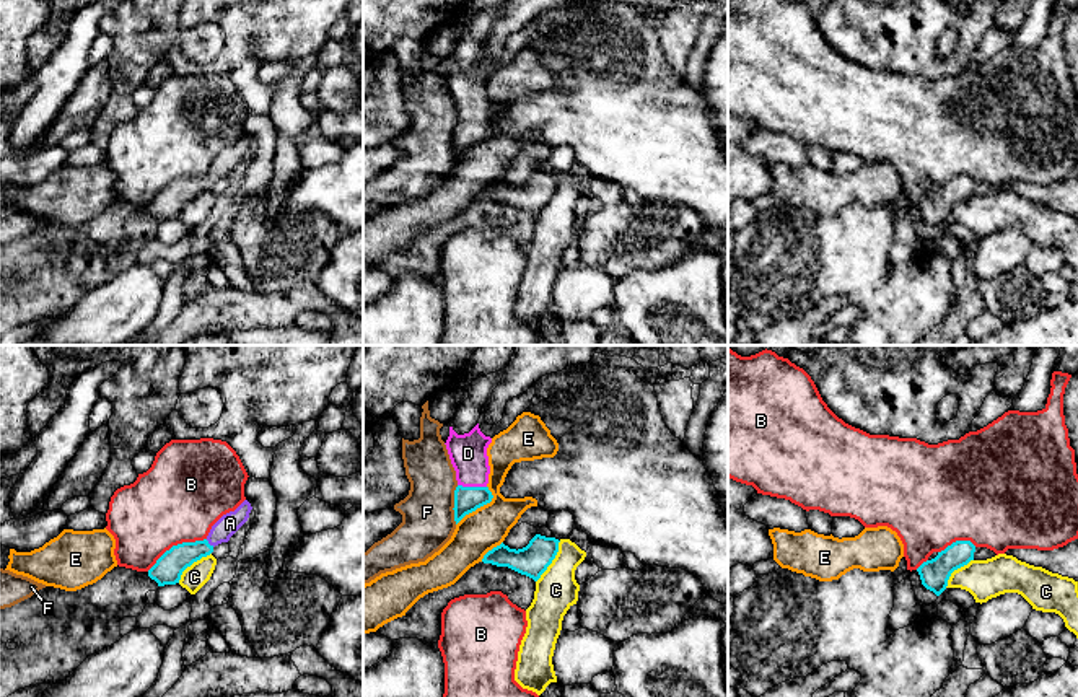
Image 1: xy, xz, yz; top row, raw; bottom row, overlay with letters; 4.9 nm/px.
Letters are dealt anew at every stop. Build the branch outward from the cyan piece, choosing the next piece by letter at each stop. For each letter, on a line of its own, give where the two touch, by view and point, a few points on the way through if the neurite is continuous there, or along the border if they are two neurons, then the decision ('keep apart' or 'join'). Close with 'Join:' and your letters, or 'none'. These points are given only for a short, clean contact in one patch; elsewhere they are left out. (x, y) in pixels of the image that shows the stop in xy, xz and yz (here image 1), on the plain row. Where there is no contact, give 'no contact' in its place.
A: contact xy (209, 179); way xy (168, 204), (181, 191), (209, 179), (230, 158); join
B: contact xy (178, 179); border xy (205, 173), (173, 179), (147, 206); keep apart
C: contact xz (551, 197); border xz (560, 176), (556, 192), (536, 217); keep apart
D: contact xz (473, 122); way xz (466, 134), (473, 122), (473, 103), (468, 88); join
E: contact xz (481, 140); border xz (487, 121), (492, 134), (469, 147), (456, 160); keep apart
F: contact xz (455, 140); border xz (458, 121), (453, 131), (455, 158); keep apart
Join: A, D

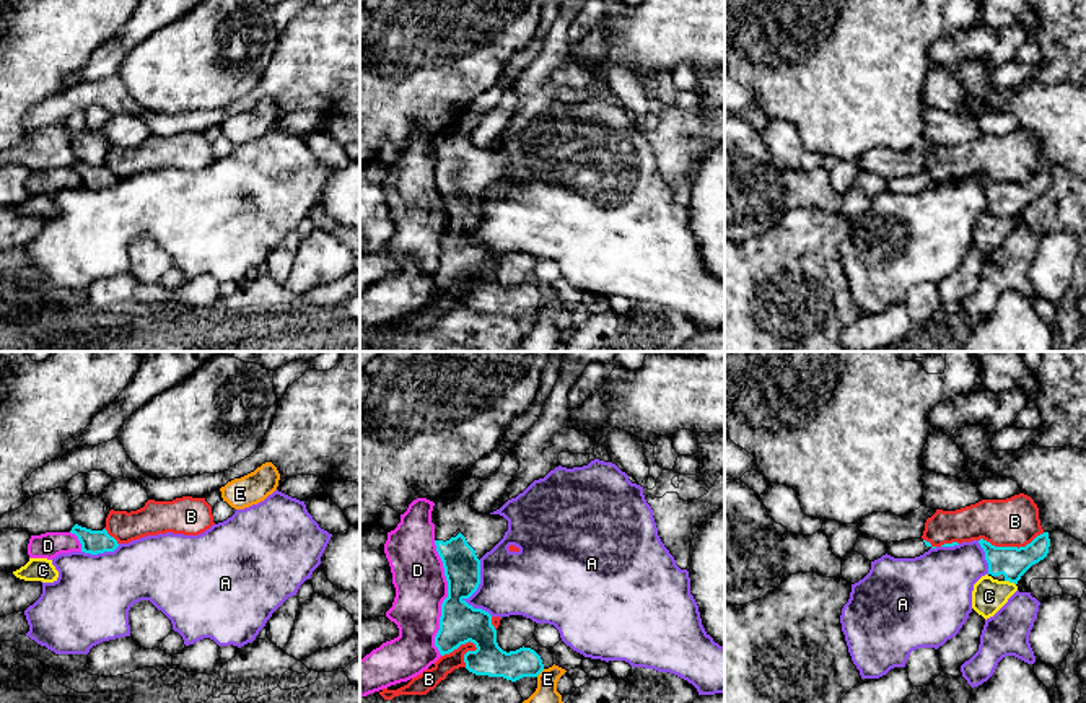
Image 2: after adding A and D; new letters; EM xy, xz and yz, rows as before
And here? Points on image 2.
A: contact xz (472, 228); border xz (481, 196), (481, 218), (466, 236), (492, 251); keep apart
B: contact yz (1011, 183); keep apart
C: contact yz (1010, 217); keep apart
D: contact xz (446, 233); border xz (433, 176), (446, 217), (435, 272), (442, 290); keep apart
E: contact xz (539, 308); border xz (544, 305), (536, 311); keep apart
Join: none

